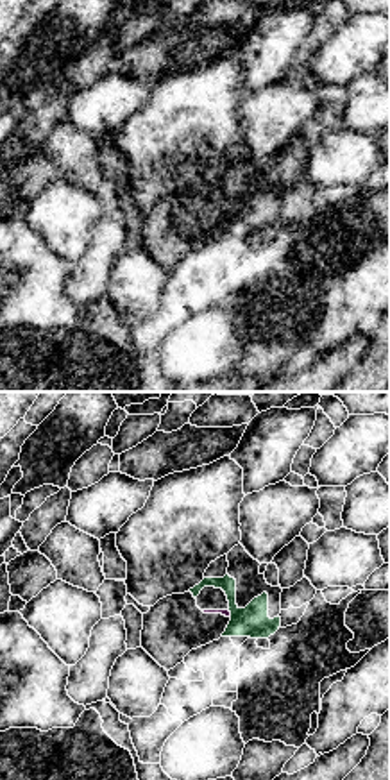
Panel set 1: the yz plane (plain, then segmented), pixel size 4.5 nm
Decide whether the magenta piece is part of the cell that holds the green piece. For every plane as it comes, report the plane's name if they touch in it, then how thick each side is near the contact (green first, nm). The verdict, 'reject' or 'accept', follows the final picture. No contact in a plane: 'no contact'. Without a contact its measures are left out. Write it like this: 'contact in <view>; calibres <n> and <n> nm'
contact in yz; calibres 150 and 30 nm

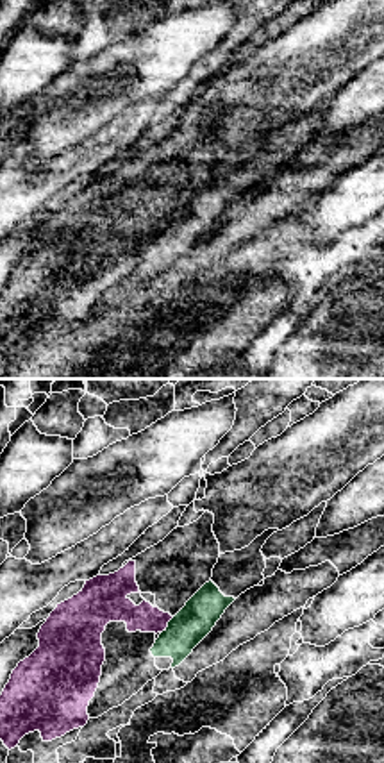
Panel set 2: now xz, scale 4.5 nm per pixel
contact in xz; calibres 170 and 130 nm

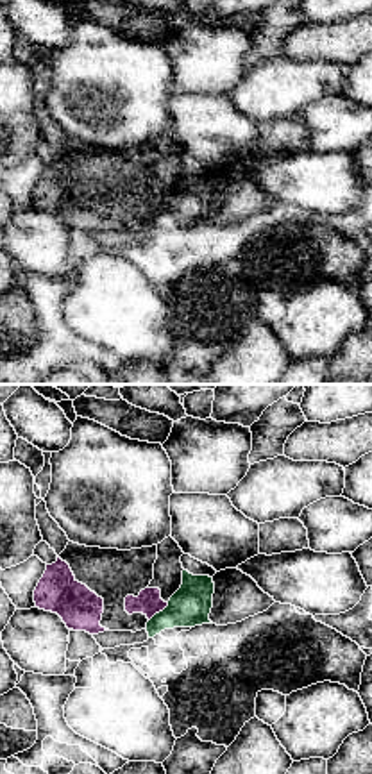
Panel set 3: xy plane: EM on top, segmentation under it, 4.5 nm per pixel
contact in xy; calibres 180 and 120 nm

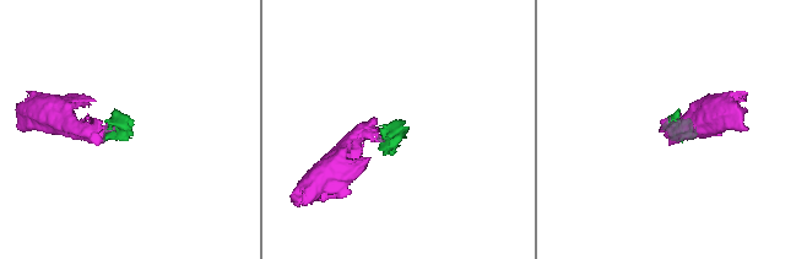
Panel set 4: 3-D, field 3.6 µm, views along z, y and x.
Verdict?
reject

